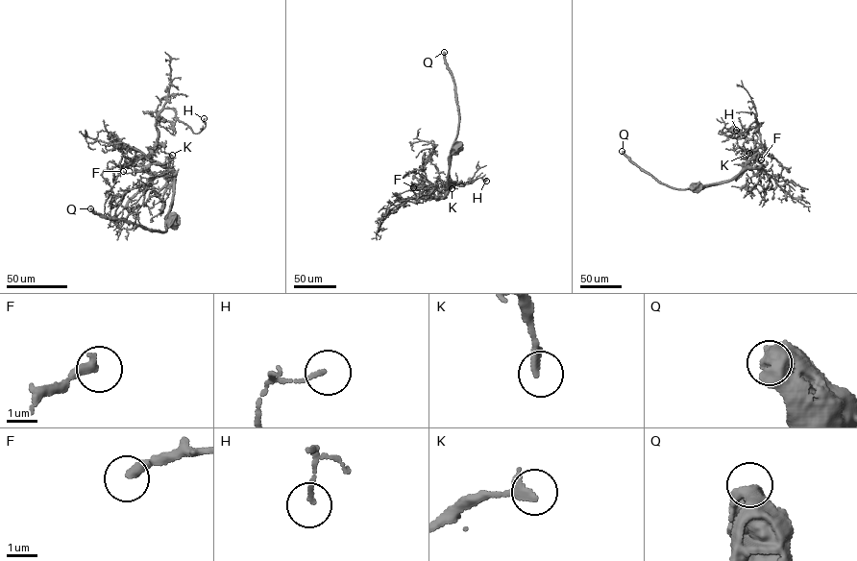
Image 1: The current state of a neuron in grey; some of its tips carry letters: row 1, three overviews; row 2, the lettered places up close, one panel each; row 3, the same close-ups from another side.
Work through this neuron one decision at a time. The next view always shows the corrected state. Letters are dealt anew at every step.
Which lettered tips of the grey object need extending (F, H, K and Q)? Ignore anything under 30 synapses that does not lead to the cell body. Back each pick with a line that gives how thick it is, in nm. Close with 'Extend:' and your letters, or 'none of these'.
Extend: none of these

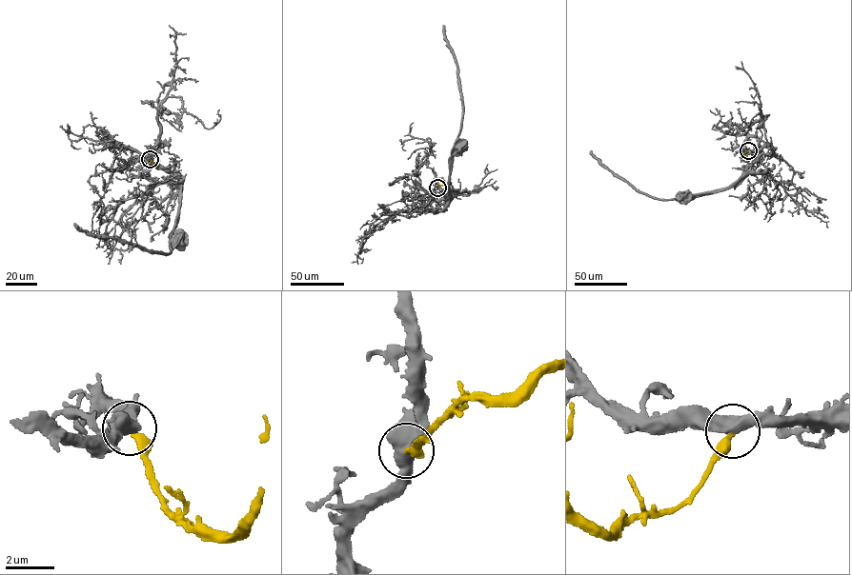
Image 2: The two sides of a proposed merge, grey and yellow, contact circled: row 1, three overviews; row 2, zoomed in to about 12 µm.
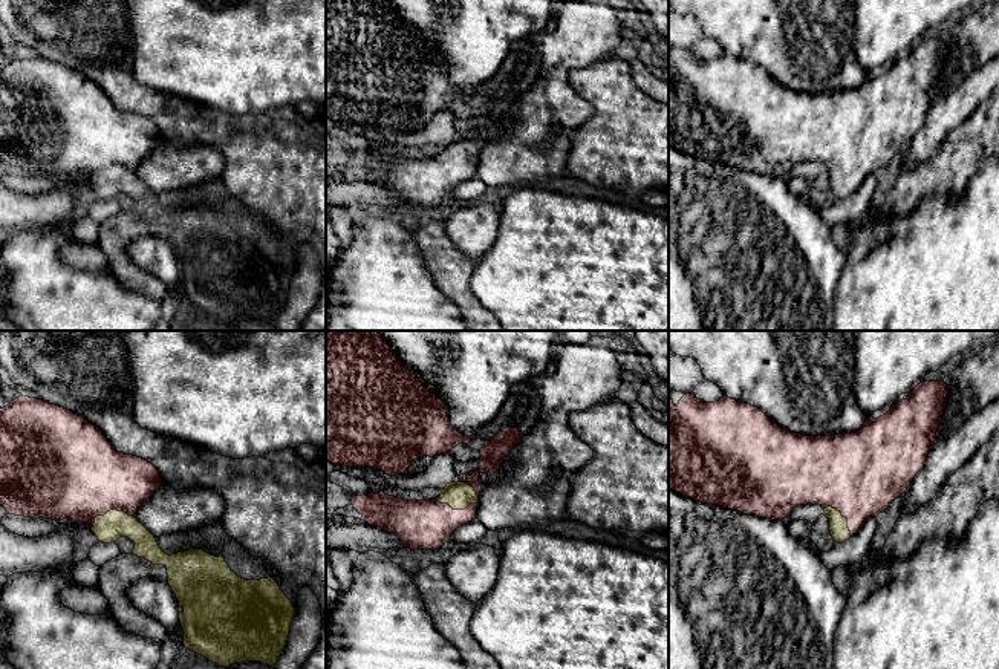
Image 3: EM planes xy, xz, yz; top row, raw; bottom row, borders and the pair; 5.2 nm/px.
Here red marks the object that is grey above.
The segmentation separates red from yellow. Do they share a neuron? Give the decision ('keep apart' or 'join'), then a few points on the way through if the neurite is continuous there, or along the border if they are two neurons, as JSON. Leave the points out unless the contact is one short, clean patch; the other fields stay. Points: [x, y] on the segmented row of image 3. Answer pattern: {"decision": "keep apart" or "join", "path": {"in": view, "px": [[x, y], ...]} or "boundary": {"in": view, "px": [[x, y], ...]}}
{"decision": "join", "path": {"in": "xy", "px": [[77, 475], [110, 509], [113, 524]]}}

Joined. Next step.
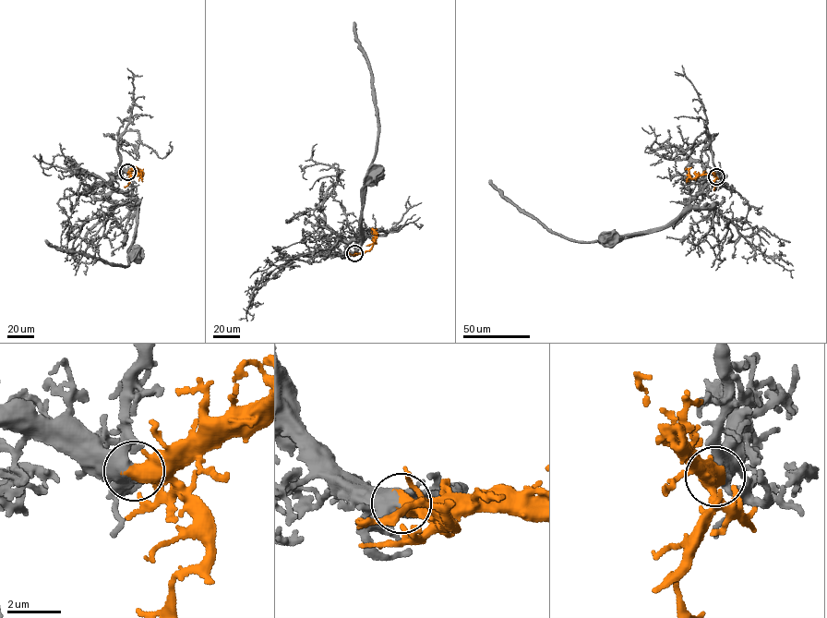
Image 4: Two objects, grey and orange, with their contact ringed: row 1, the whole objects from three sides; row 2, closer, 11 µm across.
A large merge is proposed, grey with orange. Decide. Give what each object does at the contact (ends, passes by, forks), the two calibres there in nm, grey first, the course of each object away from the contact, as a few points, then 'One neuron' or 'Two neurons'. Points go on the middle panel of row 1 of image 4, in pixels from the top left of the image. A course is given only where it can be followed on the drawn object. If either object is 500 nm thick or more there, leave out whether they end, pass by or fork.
Thickness 440 nm (grey) against 650 nm. Course of grey: (354, 253), (341, 237), (352, 241), (363, 238), (361, 222), (366, 179), (373, 174). Course of orange: (354, 253), (363, 253), (371, 248), (377, 236), (371, 229). One neuron

